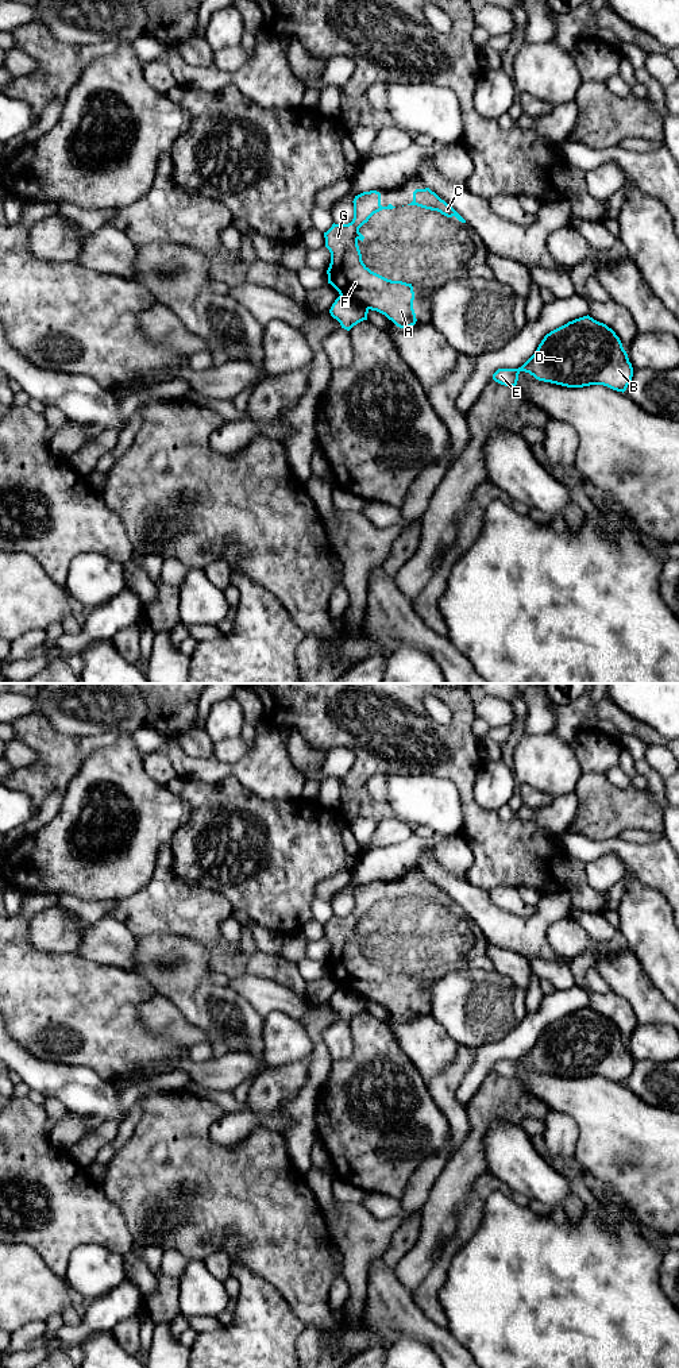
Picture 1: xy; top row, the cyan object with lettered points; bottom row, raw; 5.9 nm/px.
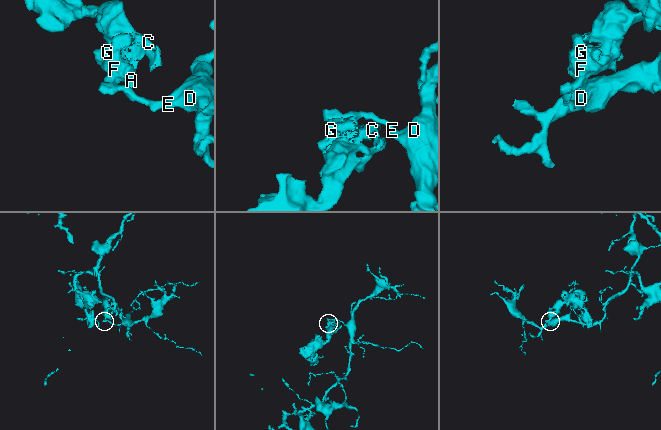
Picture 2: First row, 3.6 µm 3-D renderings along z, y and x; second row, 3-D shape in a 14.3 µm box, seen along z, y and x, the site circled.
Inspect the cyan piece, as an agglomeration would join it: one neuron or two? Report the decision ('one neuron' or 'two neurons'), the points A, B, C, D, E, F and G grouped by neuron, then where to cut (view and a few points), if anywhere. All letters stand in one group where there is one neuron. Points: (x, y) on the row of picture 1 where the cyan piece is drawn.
two neurons; A C F G / B D E; cut in xy along (340, 295), (359, 301), (367, 309)

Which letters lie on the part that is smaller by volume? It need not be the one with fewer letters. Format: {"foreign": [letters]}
{"foreign": ["A", "C", "F", "G"]}

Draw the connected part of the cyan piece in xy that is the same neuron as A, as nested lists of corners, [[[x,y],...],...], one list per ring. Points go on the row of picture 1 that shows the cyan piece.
[[[363,192],[354,199],[354,219],[348,224],[332,224],[324,232],[325,247],[331,253],[327,270],[328,284],[340,296],[363,304],[367,309],[385,315],[400,328],[416,324],[412,284],[387,280],[371,271],[362,261],[358,242],[364,239],[359,228],[382,211],[393,209],[391,204],[381,205],[381,193]]]

